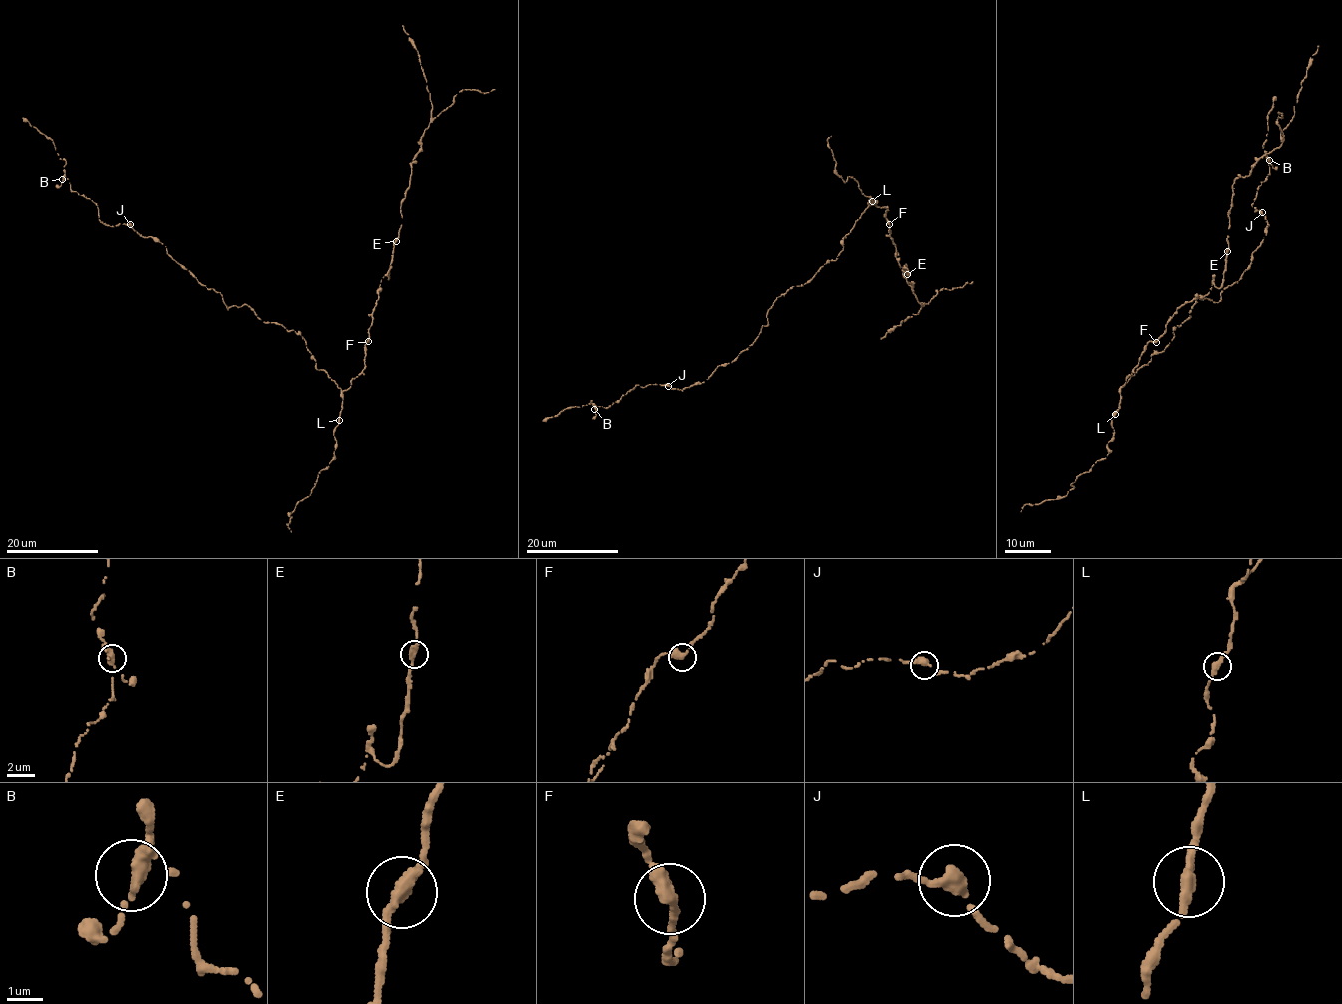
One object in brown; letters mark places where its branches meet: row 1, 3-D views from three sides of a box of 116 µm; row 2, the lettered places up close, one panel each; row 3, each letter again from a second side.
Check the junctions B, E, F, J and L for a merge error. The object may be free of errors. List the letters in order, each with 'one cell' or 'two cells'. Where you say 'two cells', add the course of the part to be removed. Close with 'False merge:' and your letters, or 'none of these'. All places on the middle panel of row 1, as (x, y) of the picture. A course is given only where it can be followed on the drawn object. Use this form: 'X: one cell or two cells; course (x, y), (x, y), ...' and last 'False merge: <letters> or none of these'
B: one cell
E: one cell
F: one cell
J: one cell
L: one cell
False merge: none of these

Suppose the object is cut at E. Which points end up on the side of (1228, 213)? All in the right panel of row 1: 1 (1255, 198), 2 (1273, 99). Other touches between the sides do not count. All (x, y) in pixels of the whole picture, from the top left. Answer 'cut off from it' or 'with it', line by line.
1: cut off from it
2: cut off from it

